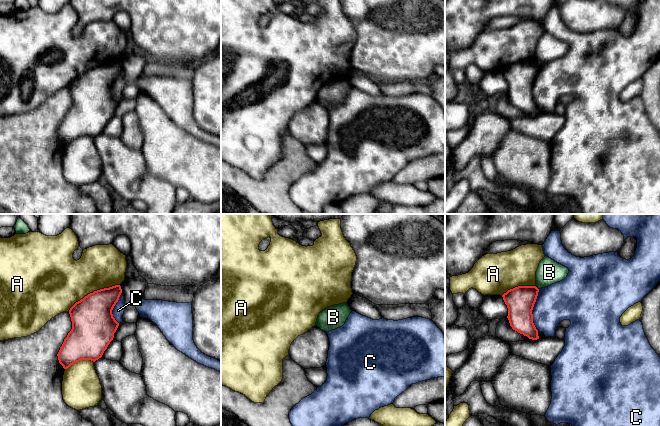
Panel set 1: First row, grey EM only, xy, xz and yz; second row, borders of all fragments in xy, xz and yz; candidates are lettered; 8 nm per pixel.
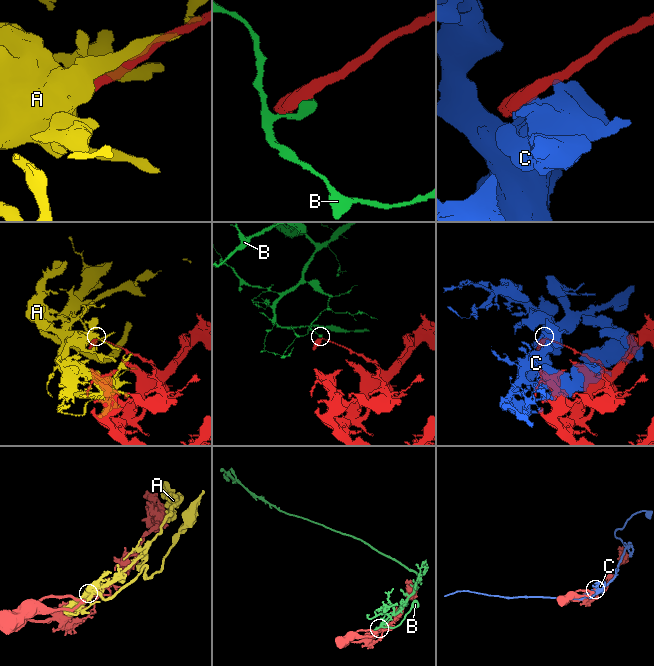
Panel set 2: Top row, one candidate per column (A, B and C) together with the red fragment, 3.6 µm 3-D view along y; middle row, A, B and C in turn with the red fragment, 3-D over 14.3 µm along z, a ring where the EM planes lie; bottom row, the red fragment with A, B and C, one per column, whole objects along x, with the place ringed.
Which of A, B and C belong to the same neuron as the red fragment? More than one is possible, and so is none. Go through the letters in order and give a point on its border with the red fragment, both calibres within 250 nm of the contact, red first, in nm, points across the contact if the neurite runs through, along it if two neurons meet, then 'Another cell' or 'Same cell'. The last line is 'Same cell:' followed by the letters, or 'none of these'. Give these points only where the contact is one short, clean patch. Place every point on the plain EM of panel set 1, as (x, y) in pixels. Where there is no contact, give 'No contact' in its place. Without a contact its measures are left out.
A: Touches red at xy (94, 67). Thickness 340 nm (red) against 380 nm. Another cell
B: Touches red at yz (536, 63). Thickness 220 nm (red) against 190 nm. Boundary: yz (535, 61), (538, 65). Another cell
C: Touches red at yz (532, 85). Thickness 220 nm (red) against 300 nm. Another cell
Same cell: none of these

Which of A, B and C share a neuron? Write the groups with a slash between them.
A / B / C

